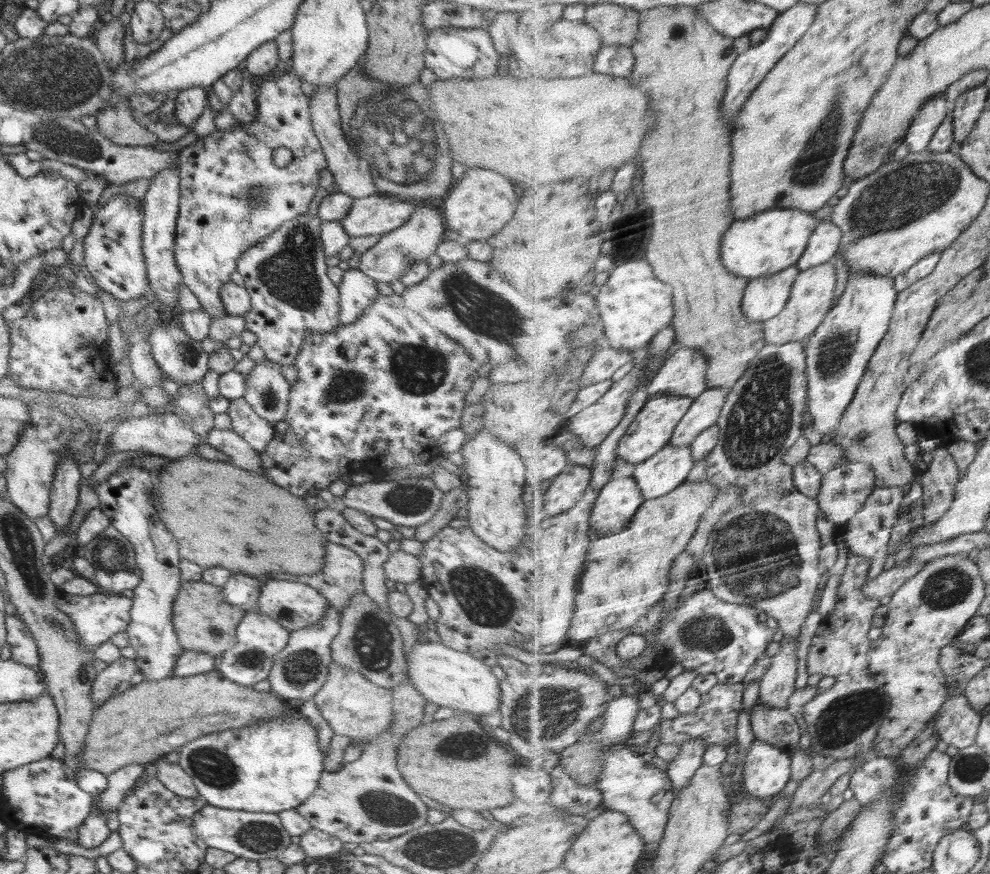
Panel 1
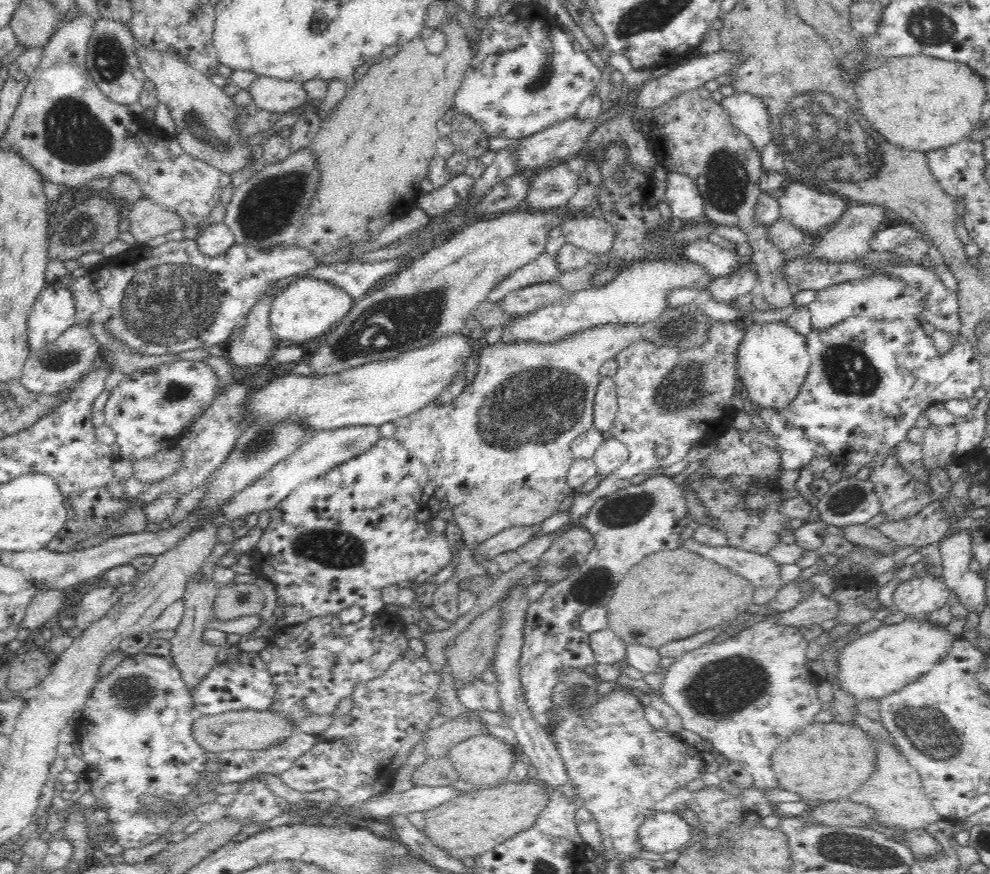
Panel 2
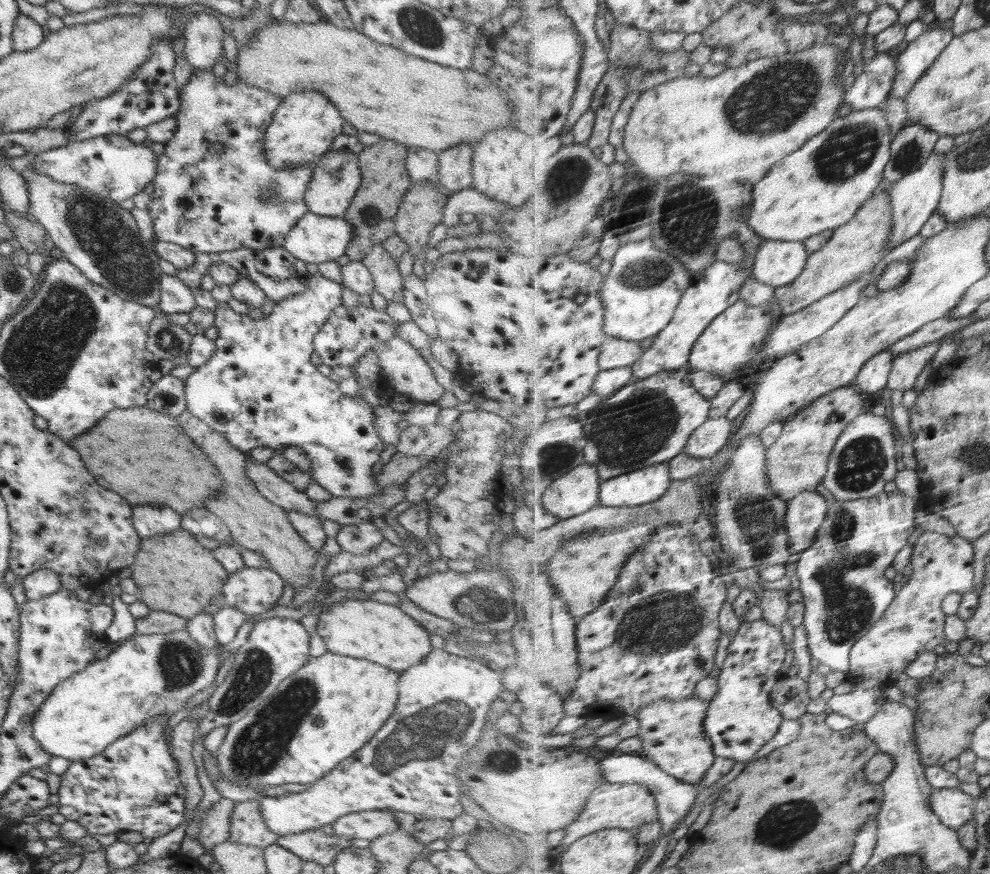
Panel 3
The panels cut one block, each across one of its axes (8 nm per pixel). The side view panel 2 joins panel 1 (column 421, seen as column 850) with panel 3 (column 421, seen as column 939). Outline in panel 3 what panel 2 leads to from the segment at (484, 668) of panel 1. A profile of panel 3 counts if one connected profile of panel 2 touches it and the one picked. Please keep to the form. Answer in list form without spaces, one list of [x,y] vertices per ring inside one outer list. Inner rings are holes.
[[[370,599],[343,600],[334,603],[328,607],[327,612],[319,614],[316,632],[323,639],[327,652],[374,662],[376,665],[384,666],[398,675],[423,662],[433,648],[430,643],[431,634],[415,618],[403,612],[398,606],[381,604]]]

